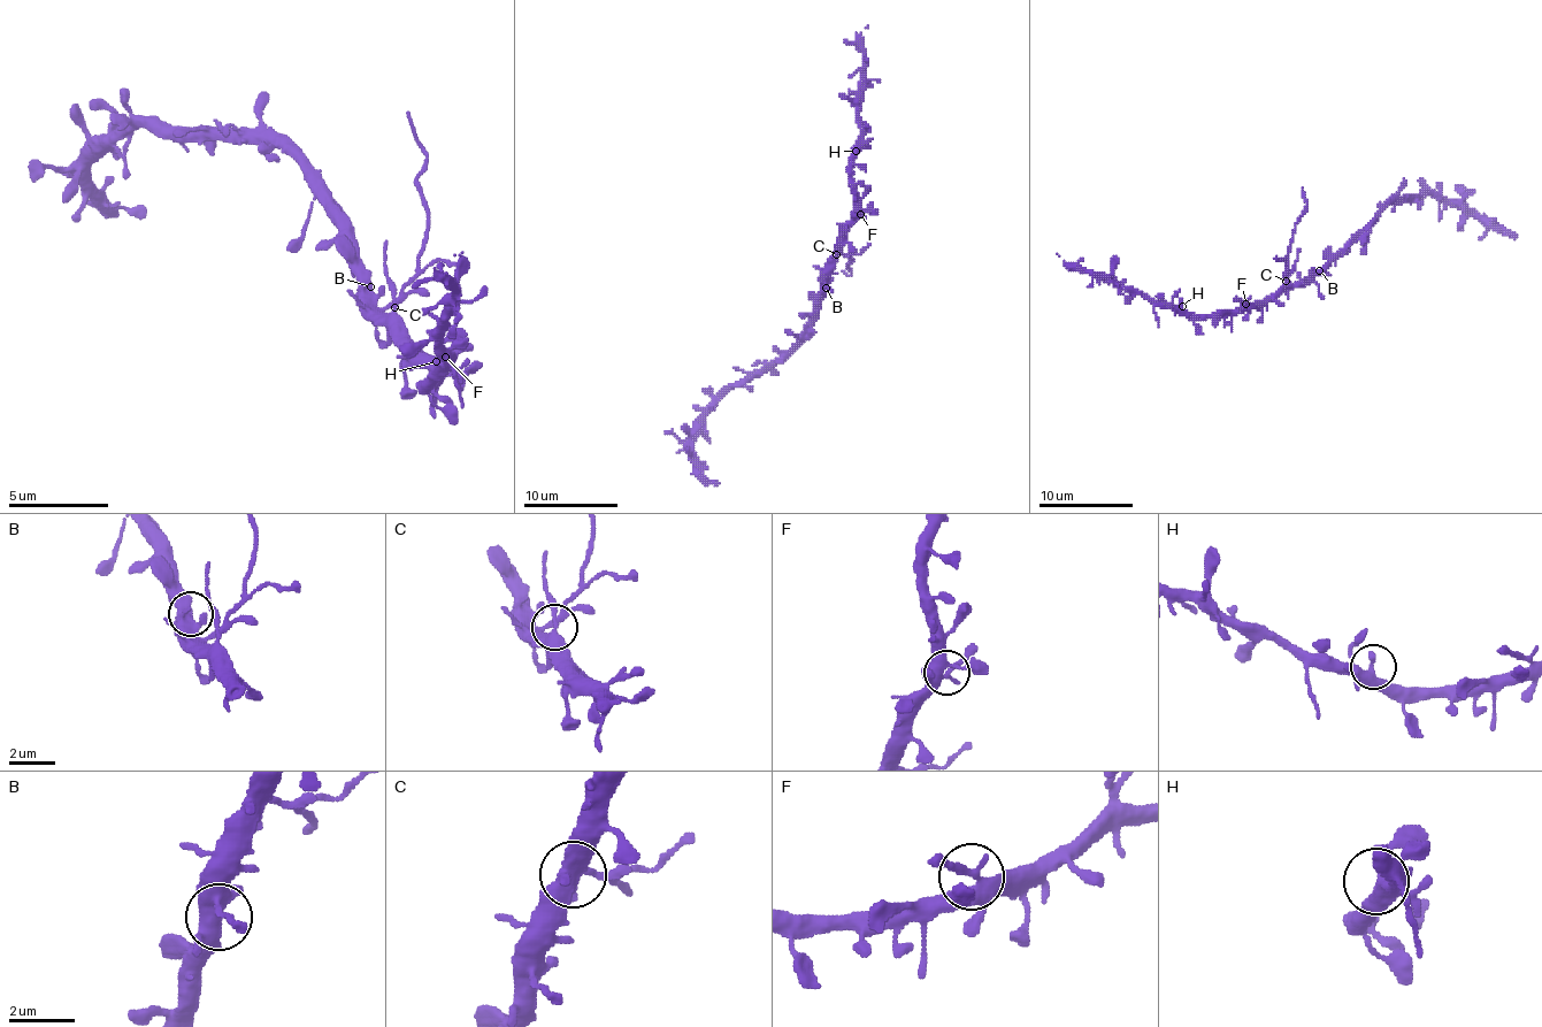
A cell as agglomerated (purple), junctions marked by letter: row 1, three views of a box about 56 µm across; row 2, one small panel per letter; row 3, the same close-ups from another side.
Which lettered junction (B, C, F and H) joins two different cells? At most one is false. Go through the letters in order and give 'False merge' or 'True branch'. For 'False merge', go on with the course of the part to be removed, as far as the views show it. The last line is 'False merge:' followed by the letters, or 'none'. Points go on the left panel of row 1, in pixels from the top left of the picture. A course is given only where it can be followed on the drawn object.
B: True branch
C: False merge. Course of the part to remove: (396, 306), (426, 240), (421, 145), (405, 110)
F: True branch
H: True branch
False merge: C

